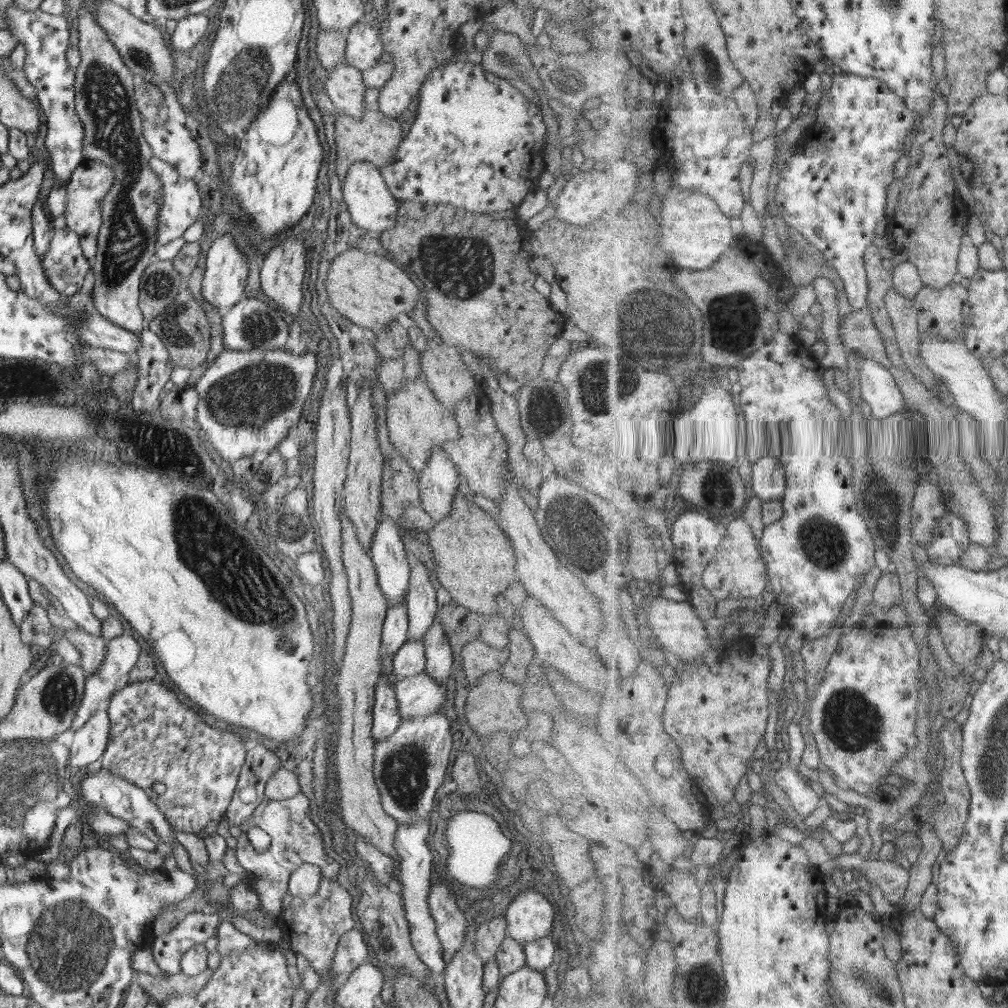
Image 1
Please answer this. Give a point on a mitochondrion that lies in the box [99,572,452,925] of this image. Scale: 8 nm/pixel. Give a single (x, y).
(404, 771)

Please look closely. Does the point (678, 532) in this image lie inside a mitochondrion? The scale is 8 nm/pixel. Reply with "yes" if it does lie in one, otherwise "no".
no

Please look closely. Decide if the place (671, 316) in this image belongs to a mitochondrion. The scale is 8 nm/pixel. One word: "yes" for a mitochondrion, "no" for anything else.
yes

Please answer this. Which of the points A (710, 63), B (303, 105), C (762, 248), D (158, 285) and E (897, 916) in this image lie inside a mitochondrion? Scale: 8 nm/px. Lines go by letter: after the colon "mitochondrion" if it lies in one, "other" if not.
A: mitochondrion
B: other
C: other
D: mitochondrion
E: other

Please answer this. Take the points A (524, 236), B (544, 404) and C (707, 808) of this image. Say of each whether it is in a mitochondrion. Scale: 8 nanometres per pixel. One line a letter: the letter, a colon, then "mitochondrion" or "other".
A: other
B: mitochondrion
C: other

